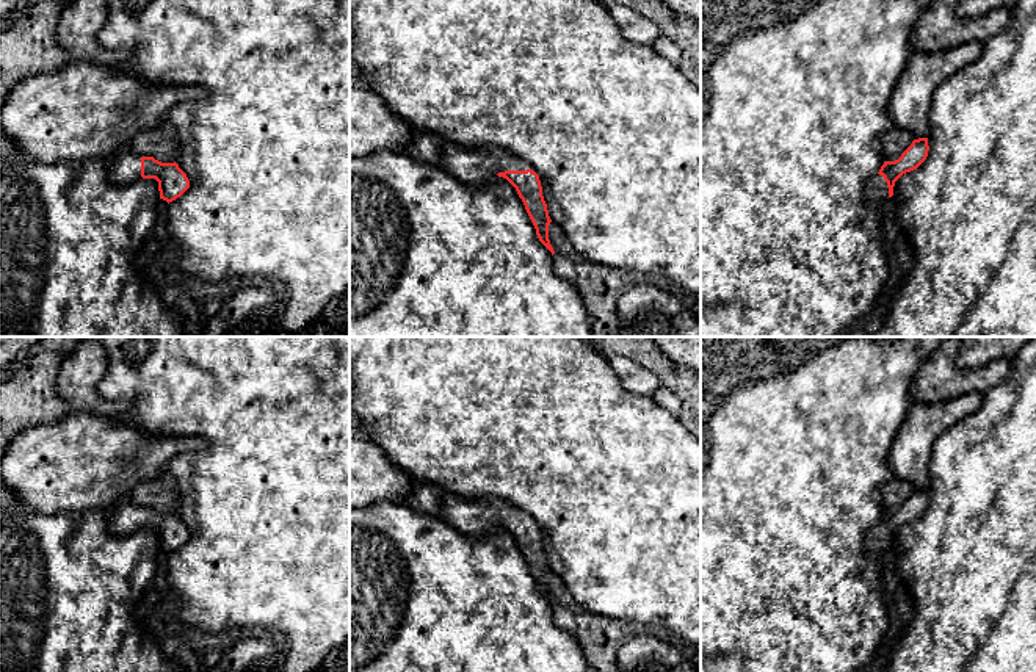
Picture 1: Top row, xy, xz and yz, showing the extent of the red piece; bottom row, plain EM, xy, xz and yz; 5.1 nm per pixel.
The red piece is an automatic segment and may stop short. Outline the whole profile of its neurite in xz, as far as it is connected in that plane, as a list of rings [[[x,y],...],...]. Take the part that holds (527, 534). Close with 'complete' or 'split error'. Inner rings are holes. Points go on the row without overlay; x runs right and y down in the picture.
[[[447,492],[442,497],[437,517],[472,537],[480,537],[494,526],[506,529],[522,550],[539,592],[552,606],[555,605],[549,591],[552,570],[542,547],[541,531],[528,514],[500,498],[467,498]]]; split error

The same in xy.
[[[127,501],[110,517],[110,533],[127,536],[139,529],[155,529],[158,533],[160,550],[168,555],[180,548],[188,539],[187,525],[174,514],[161,514],[154,508],[141,508]]]; split error

